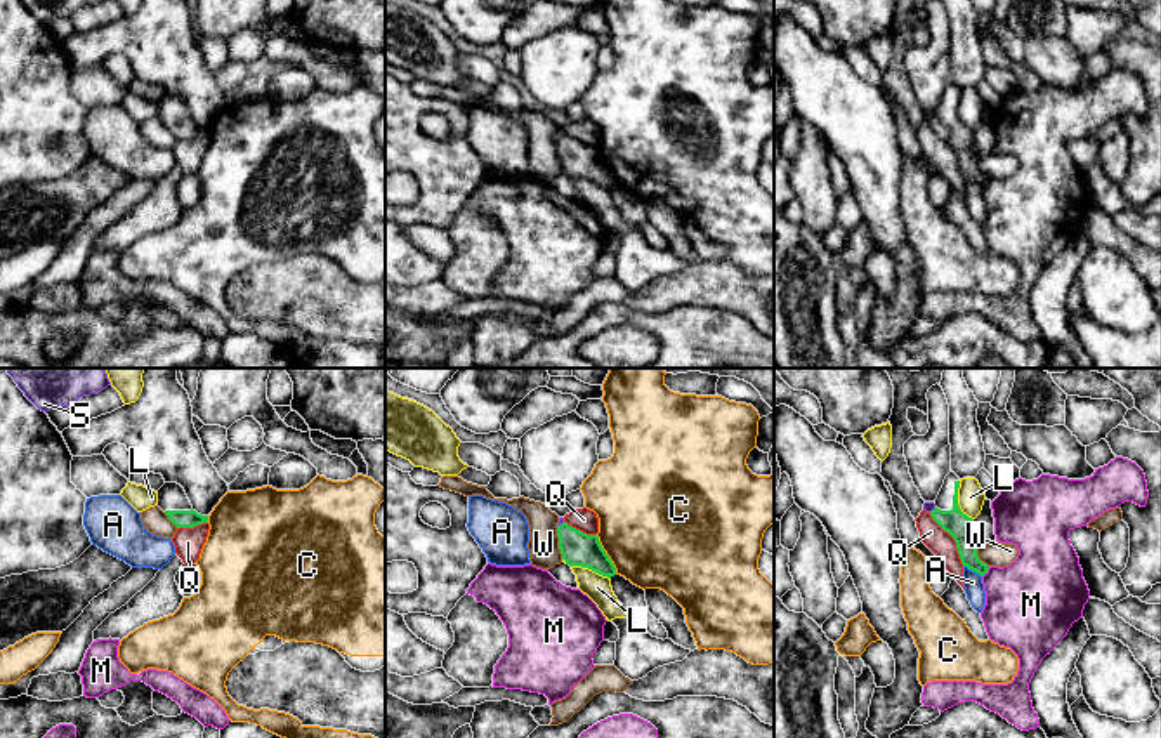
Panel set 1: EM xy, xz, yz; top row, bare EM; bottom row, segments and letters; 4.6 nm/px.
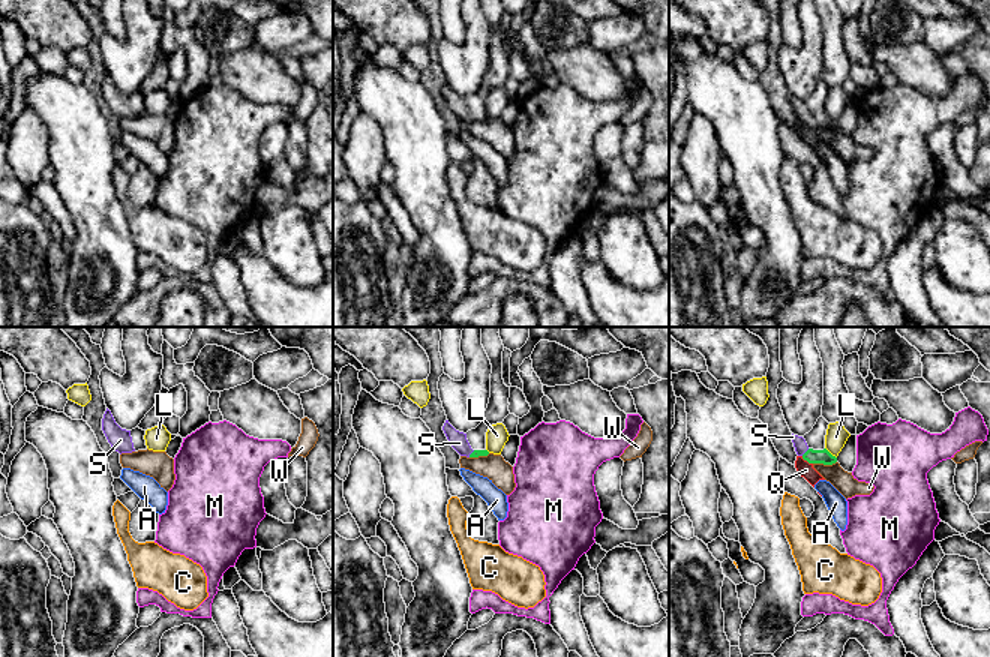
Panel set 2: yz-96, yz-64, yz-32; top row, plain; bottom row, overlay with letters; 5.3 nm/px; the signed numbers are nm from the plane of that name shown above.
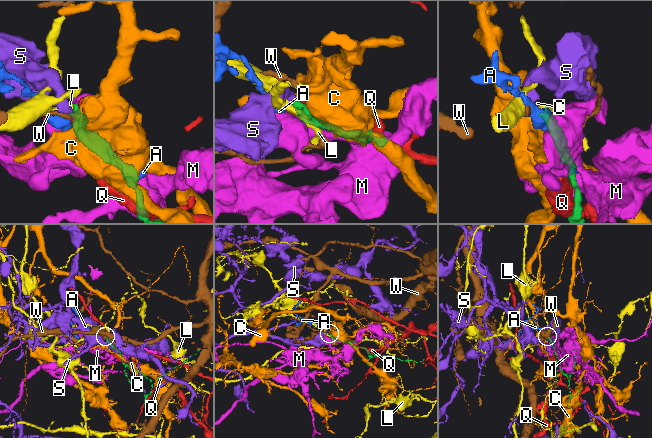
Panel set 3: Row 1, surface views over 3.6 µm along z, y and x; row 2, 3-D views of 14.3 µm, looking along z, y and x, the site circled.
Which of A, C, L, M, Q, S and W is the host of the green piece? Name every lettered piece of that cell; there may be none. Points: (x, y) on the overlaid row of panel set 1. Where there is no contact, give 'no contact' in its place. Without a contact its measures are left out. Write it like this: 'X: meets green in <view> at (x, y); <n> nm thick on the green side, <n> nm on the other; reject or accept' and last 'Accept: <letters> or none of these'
A: meets green in yz at (972, 570); 120 nm thick on the green side, 90 nm on the other; reject
C: meets green in xz at (606, 554); 160 nm thick on the green side, 500 nm on the other; reject
L: meets green in yz at (957, 502); 120 nm thick on the green side, 130 nm on the other; reject
M: meets green in yz at (986, 572); 120 nm thick on the green side, 400 nm on the other; reject
Q: meets green in yz at (953, 537); 120 nm thick on the green side, 110 nm on the other; reject
S: meets green in xz at (561, 525); 160 nm thick on the green side, 30 nm on the other; accept
W: meets green in xz at (559, 542); 160 nm thick on the green side, 140 nm on the other; reject
Accept: S

